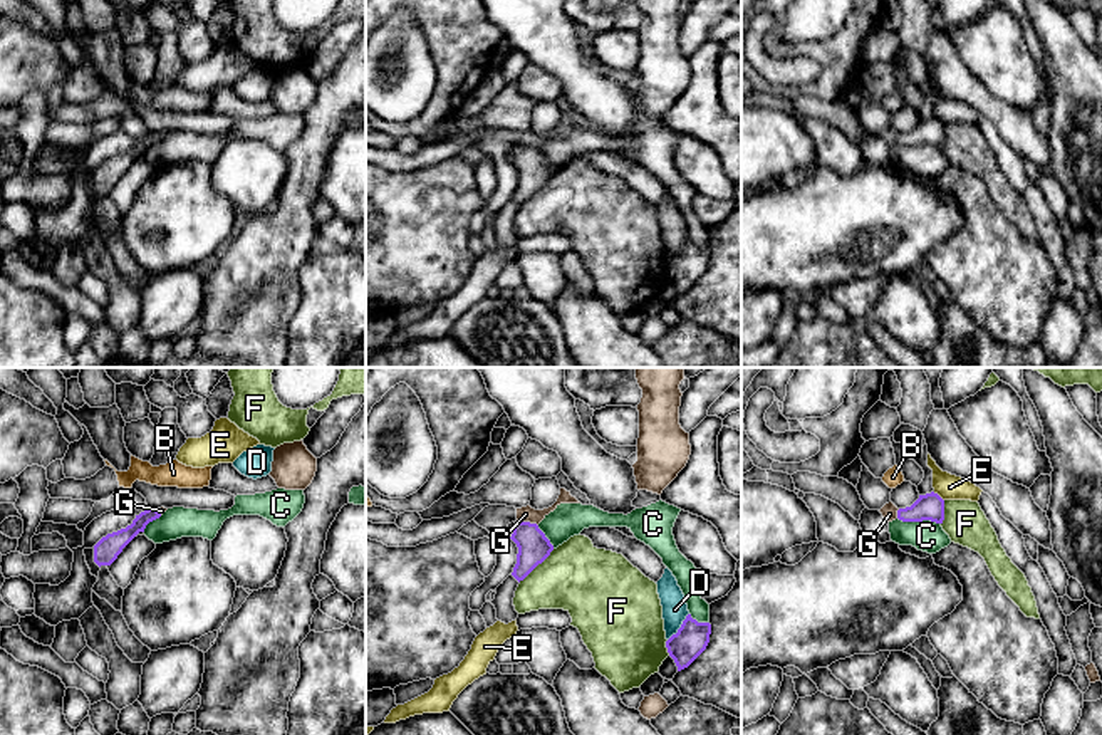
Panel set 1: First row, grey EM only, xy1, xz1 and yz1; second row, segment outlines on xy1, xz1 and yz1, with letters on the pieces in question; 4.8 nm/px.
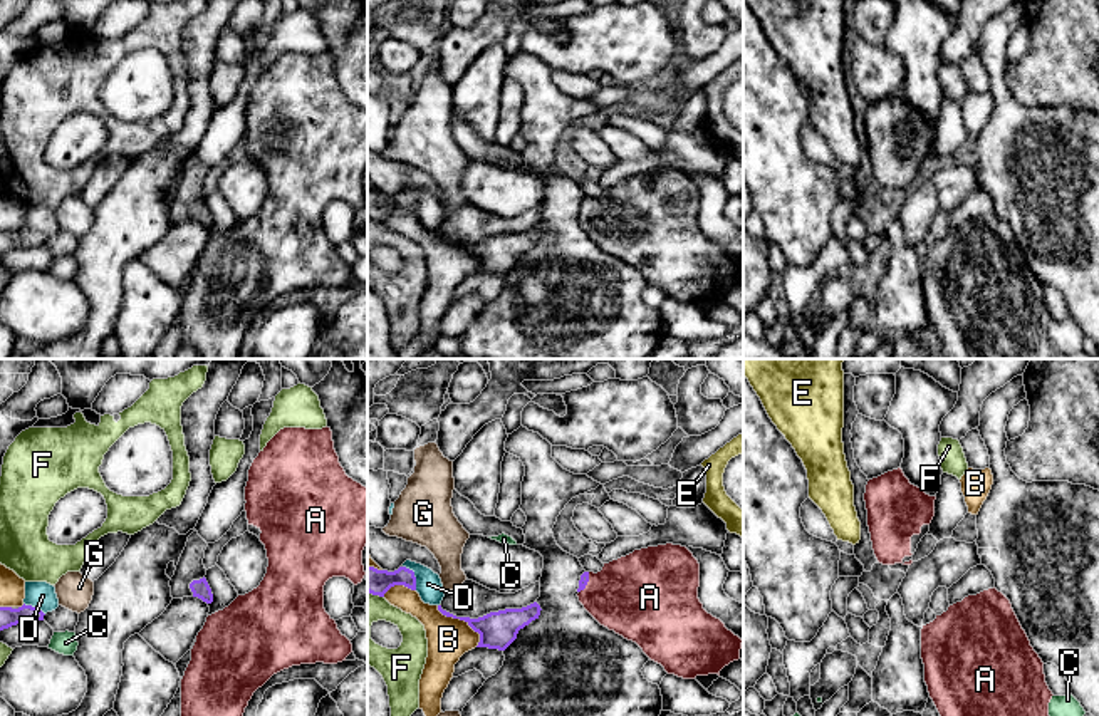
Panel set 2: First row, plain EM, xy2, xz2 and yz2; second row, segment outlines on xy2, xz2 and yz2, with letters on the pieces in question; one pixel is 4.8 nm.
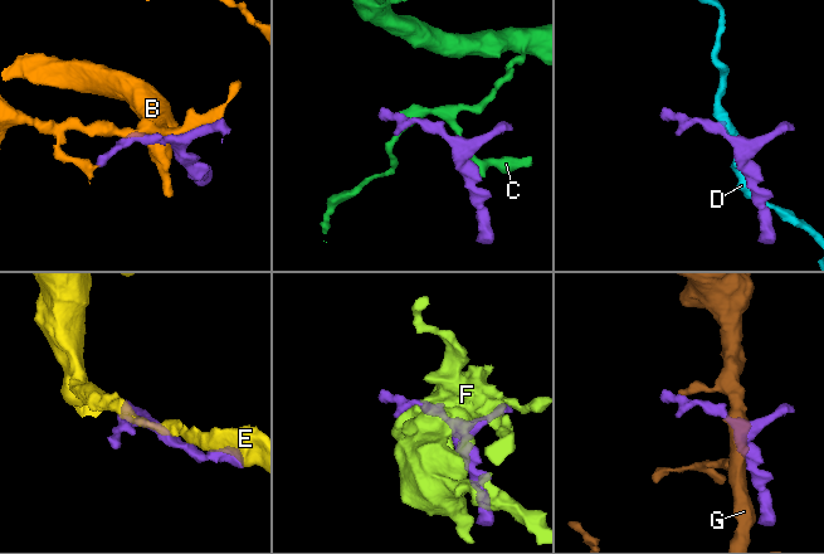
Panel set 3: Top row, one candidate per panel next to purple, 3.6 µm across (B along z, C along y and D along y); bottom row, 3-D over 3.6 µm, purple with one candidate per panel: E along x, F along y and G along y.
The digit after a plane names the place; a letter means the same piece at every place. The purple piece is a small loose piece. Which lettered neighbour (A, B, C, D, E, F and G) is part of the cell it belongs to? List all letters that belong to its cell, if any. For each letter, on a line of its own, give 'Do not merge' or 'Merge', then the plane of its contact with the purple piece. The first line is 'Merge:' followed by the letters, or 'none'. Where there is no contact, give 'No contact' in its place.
Merge: A
A: Merge. Touches purple in xz2
B: Do not merge. Touches purple in xz2
C: Do not merge. Touches purple in yz1
D: Do not merge. Touches purple in xz2
E: Do not merge. Touches purple in yz1
F: Do not merge. Touches purple in xz1
G: Do not merge. Touches purple in xz1

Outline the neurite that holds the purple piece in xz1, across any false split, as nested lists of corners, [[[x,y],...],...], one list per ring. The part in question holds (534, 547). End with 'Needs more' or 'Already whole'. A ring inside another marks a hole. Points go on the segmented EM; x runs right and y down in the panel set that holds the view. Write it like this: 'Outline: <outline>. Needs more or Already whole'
Outline: [[[517,520],[510,539],[518,547],[517,564],[512,572],[518,582],[523,581],[554,550],[554,545],[537,524]]]. Already whole

